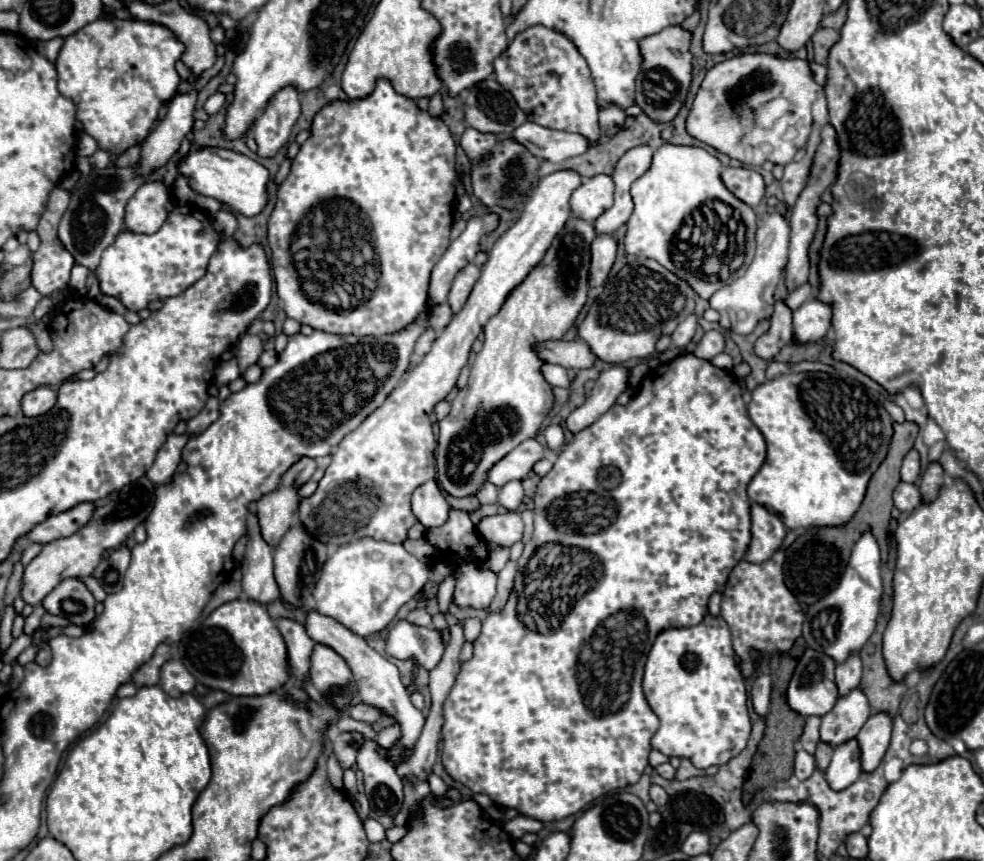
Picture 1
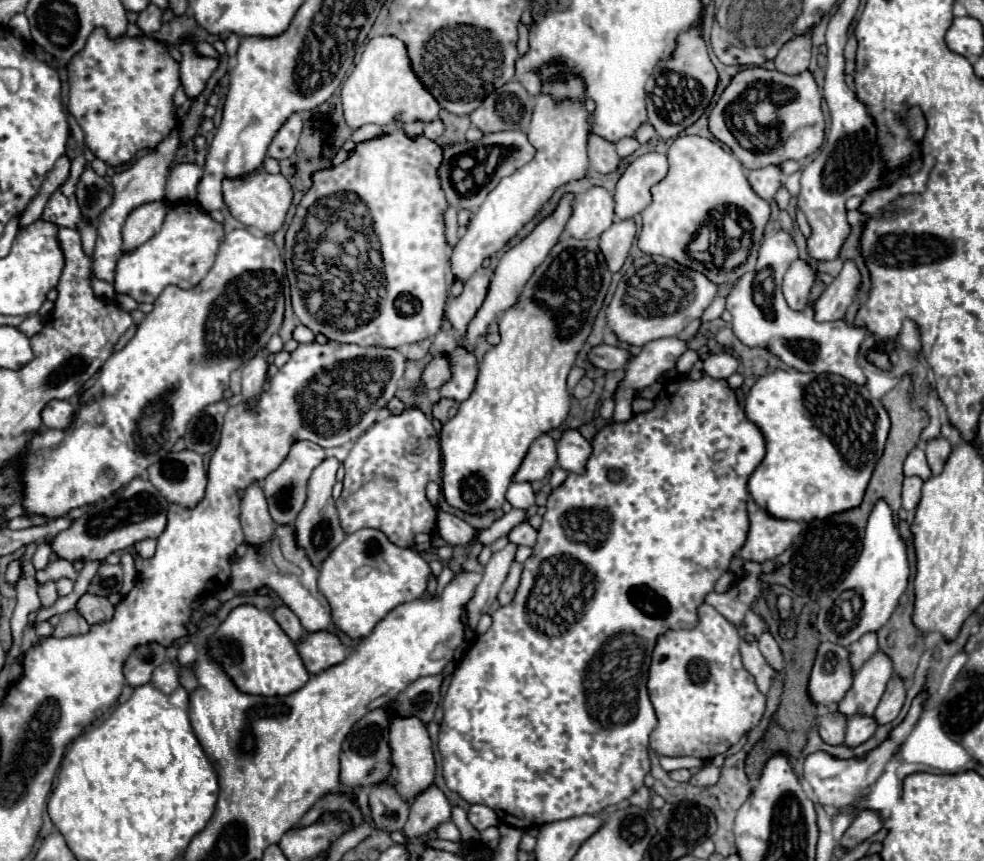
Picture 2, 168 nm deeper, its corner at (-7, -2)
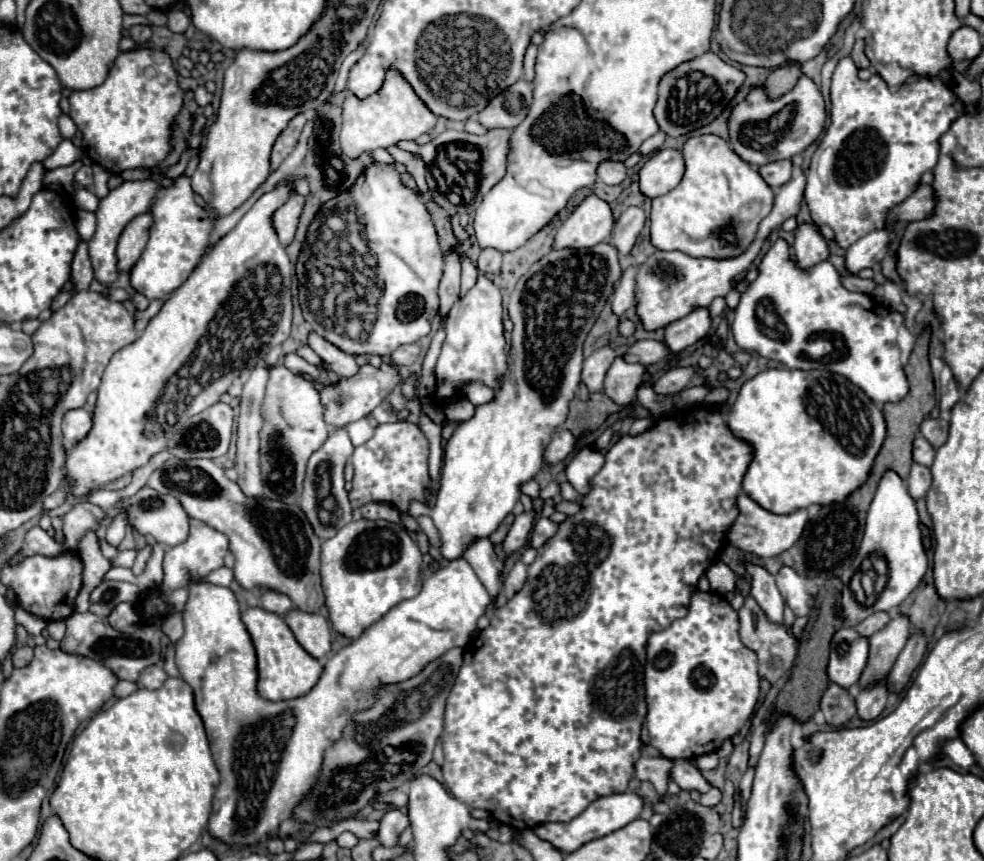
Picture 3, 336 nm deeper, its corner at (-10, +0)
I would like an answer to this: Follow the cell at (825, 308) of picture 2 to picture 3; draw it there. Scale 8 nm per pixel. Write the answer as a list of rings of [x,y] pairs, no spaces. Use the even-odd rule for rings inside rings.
[[[872,231],[866,237],[858,239],[852,247],[848,247],[846,251],[846,269],[852,275],[858,275],[862,269],[868,269],[872,265],[876,265],[888,247],[888,241],[892,237],[892,231]]]

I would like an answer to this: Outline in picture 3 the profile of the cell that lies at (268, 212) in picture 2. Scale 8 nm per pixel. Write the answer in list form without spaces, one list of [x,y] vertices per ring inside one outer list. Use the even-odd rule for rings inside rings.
[[[292,191],[290,197],[288,197],[288,201],[274,211],[272,225],[274,225],[276,235],[278,235],[278,239],[280,239],[280,243],[284,247],[294,239],[298,217],[302,213],[302,205],[304,205],[304,197]]]

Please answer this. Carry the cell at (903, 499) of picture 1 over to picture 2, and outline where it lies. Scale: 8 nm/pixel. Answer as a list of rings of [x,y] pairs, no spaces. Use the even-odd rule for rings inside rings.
[[[905,477],[903,483],[903,509],[915,509],[921,501],[921,487],[923,481],[919,477]]]

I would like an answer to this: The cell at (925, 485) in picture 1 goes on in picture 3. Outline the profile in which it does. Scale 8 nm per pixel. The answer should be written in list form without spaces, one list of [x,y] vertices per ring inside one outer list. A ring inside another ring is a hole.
[[[938,417],[938,419],[926,419],[922,425],[920,425],[920,433],[928,439],[928,443],[934,447],[934,449],[940,449],[946,439],[948,439],[948,419],[946,417]]]

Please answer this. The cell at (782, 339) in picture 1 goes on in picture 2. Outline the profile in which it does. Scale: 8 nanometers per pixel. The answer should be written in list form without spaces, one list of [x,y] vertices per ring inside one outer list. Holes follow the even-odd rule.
[[[795,259],[783,279],[783,295],[791,309],[805,309],[809,289],[815,281],[815,271],[805,259]]]

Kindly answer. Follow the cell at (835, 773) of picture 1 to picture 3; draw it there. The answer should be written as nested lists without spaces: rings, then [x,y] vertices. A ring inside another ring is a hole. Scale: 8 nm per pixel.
[[[880,683],[872,689],[860,689],[856,693],[856,709],[858,709],[858,717],[862,721],[872,721],[876,719],[882,709],[886,707],[886,697],[888,697],[888,691],[886,691],[886,683]]]

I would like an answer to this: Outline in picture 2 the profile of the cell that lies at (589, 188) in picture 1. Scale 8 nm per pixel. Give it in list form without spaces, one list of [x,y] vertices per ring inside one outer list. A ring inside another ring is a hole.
[[[591,187],[581,195],[565,225],[565,233],[575,239],[595,239],[613,223],[613,195],[603,187]]]

